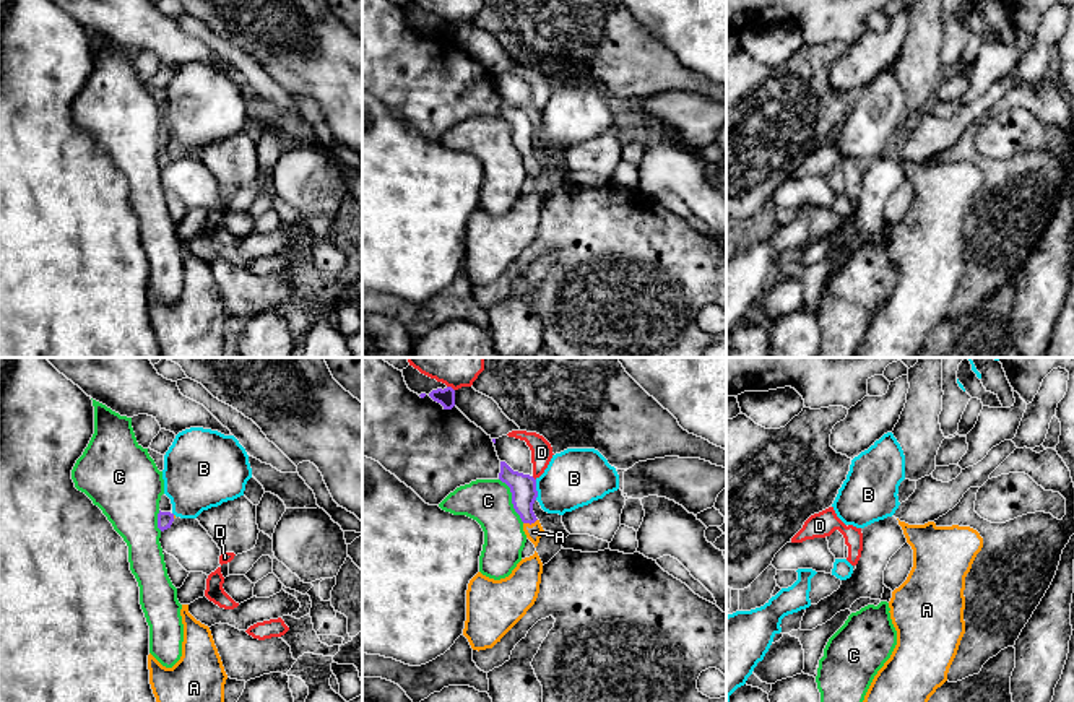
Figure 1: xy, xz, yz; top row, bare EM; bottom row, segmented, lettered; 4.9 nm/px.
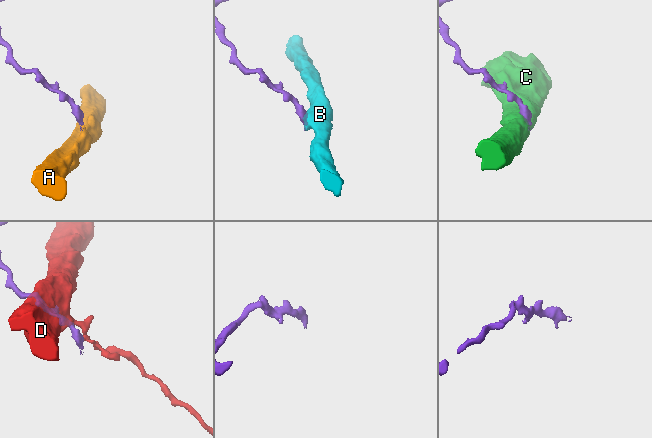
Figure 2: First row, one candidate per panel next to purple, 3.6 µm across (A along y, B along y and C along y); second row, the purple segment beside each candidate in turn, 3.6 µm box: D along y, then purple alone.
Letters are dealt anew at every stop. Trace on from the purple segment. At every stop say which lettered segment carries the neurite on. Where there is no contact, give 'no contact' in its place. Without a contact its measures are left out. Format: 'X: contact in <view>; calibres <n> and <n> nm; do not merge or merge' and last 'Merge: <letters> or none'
A: contact in xz; calibres 130 and 90 nm; merge
B: contact in xz; calibres 130 and 280 nm; do not merge
C: contact in xz; calibres 130 and 220 nm; do not merge
D: contact in xz; calibres 90 and 280 nm; do not merge
Merge: A

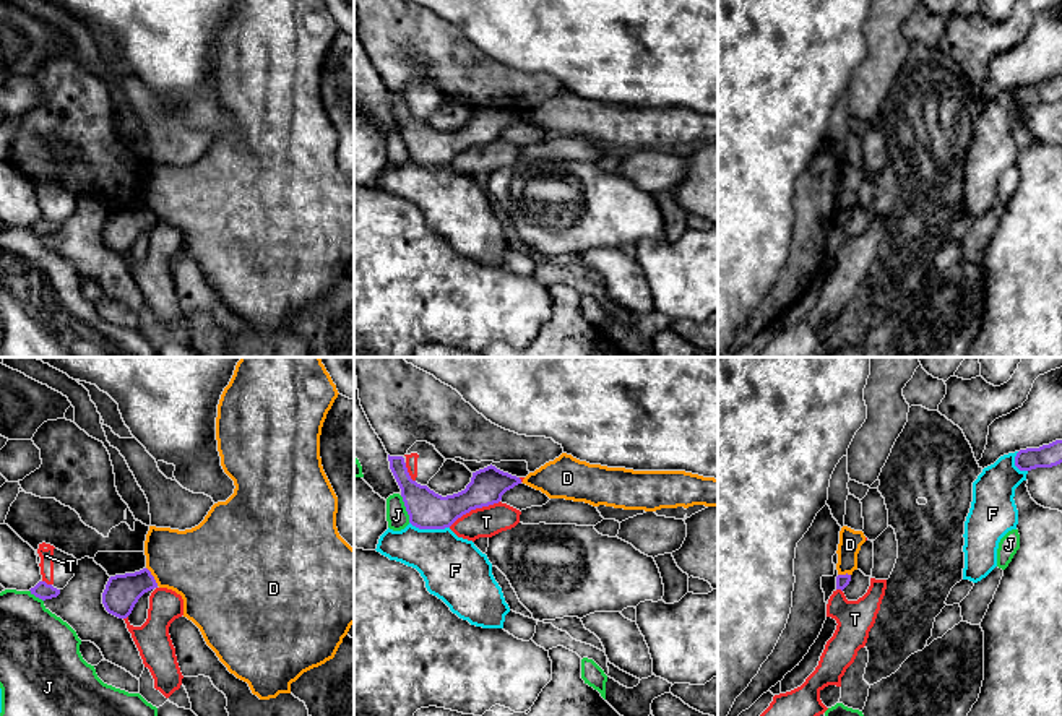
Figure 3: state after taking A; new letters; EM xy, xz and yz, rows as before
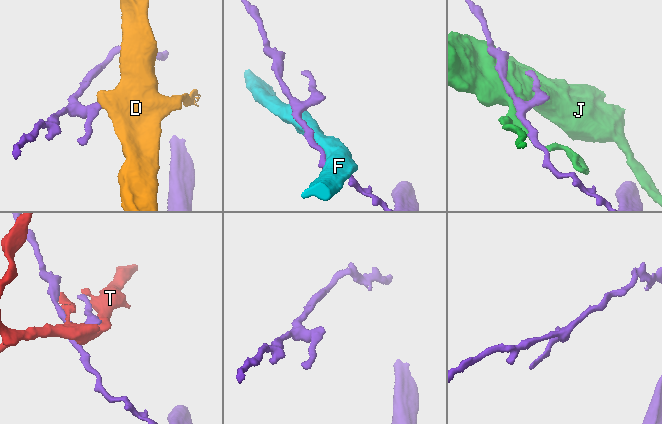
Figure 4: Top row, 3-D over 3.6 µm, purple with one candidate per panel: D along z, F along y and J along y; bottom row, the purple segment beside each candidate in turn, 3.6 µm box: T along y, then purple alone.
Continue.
D: contact in xy; calibres 180 and 360 nm; do not merge
F: contact in xz; calibres 190 and 320 nm; do not merge
J: contact in xz; calibres 190 and 110 nm; do not merge
T: contact in xz; calibres 190 and 150 nm; do not merge
Merge: none

